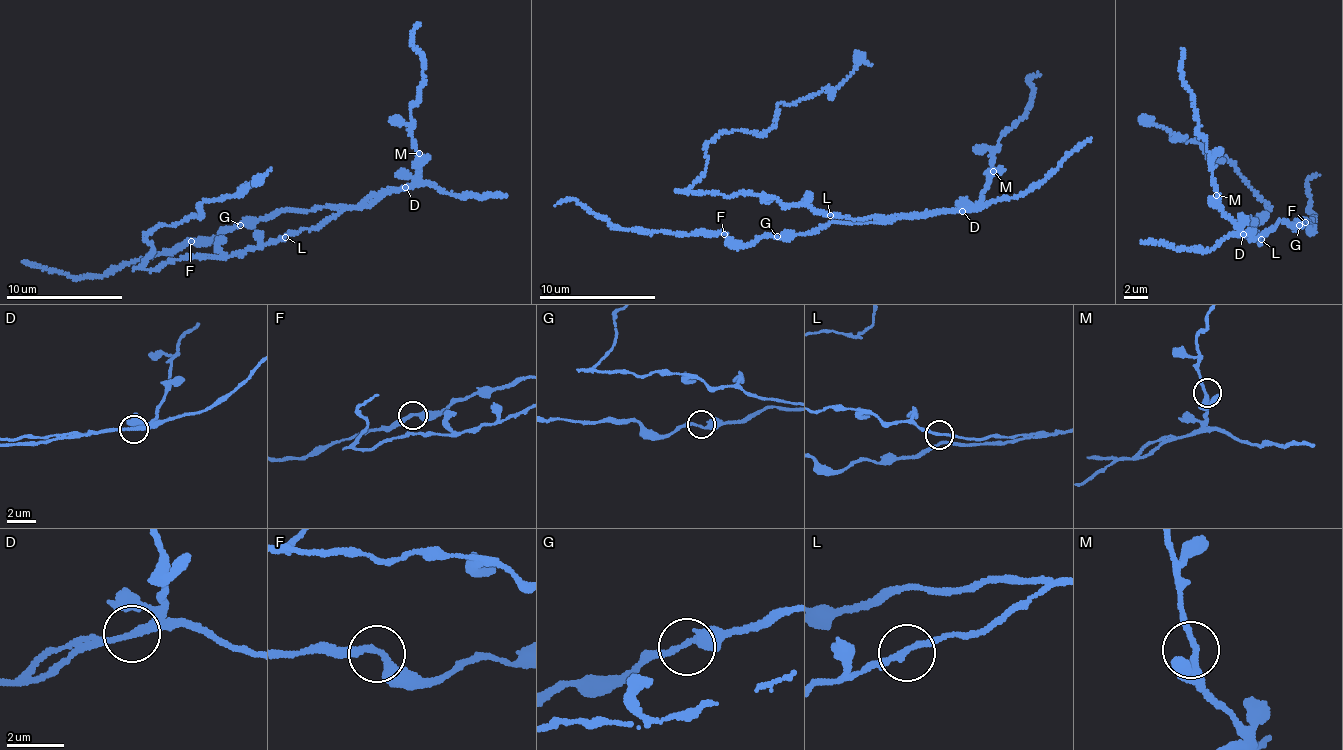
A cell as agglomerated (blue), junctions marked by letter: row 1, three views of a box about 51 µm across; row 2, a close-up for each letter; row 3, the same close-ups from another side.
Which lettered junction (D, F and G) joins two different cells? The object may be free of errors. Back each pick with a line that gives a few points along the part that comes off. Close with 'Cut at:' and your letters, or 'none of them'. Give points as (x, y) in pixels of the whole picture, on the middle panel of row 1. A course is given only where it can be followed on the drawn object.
D: foreign part runs (962, 211), (855, 219), (688, 192), (708, 143), (732, 130), (763, 134), (780, 103), (872, 64)
Cut at: D

